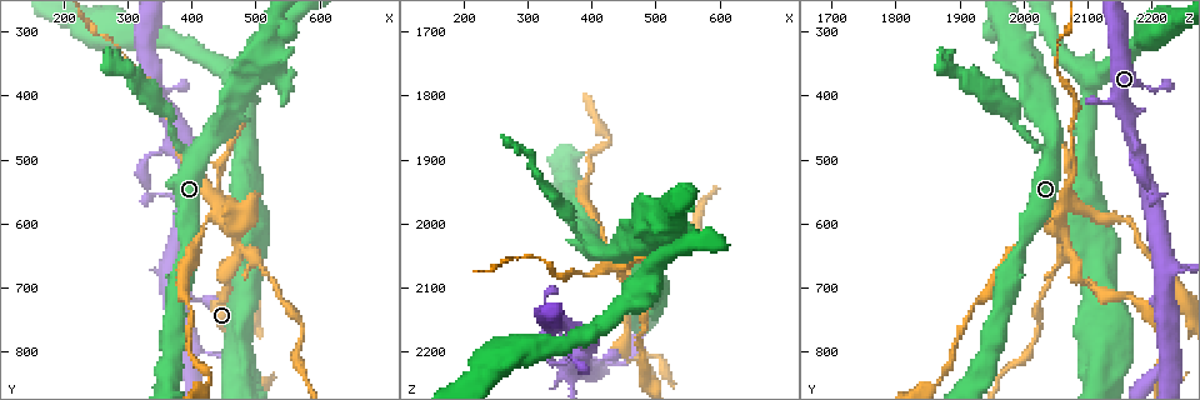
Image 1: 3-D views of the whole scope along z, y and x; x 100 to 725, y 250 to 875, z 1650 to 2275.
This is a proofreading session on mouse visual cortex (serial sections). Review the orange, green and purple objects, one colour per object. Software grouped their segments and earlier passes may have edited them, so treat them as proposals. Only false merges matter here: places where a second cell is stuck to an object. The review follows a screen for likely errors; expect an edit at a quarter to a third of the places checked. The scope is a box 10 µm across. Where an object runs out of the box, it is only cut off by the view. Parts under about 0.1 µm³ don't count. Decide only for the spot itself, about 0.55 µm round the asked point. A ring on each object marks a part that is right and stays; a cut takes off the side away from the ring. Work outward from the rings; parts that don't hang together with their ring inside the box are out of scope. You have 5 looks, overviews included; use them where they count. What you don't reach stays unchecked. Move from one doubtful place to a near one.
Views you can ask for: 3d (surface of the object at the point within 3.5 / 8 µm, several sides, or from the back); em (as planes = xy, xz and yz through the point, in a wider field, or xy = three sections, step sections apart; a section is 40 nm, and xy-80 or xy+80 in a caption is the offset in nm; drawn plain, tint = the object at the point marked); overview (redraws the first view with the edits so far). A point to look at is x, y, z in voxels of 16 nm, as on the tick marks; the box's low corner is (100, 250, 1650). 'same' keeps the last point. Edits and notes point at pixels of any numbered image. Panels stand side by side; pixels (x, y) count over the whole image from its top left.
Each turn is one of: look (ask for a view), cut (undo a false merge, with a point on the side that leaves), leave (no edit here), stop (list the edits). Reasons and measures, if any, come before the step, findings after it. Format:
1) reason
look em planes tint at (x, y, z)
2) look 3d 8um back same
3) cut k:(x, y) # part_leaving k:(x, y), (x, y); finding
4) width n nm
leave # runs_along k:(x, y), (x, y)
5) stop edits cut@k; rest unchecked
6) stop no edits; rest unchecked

thick turns thin
look 3d 8um at (370, 465, 2005)

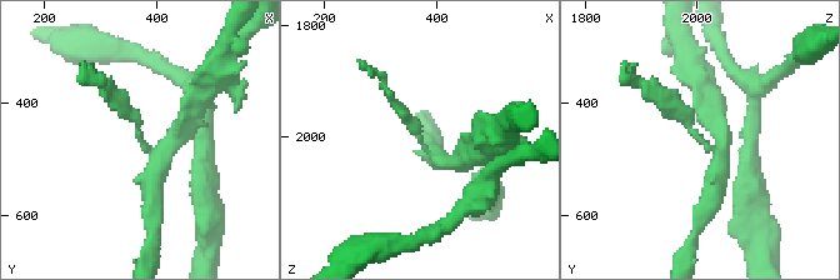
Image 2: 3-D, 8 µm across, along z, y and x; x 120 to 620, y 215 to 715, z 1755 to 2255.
zoom in
look 3d 3.5um same

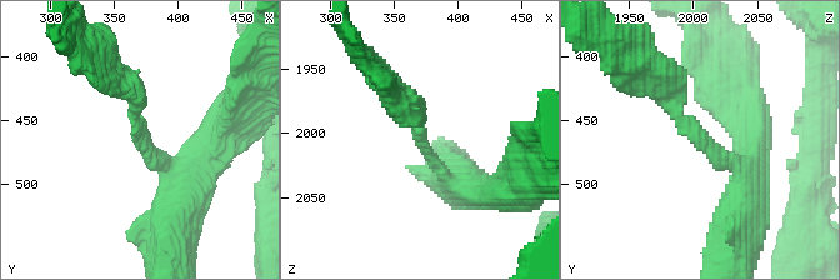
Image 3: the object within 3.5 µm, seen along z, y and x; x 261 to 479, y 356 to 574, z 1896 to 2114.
arm_widths 250, 300 nm
leave # runs_along 3:(746, 189), (681, 120), (660, 74); all the same cell

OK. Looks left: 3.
three-way junction
look 3d 8um at (470, 640, 2065)

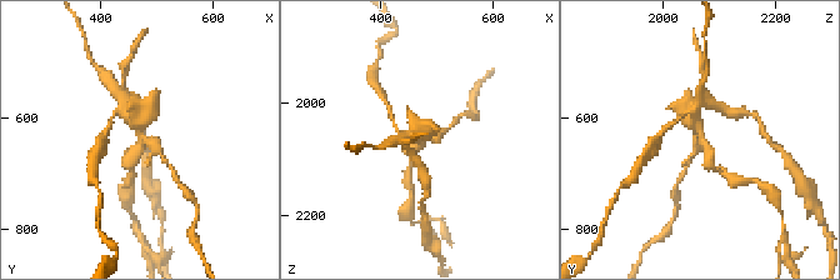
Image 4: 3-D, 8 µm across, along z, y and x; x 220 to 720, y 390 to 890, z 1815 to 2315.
shape alone is not enough
look em xy step 1 tint same

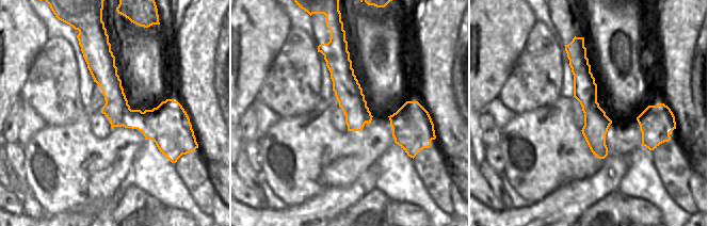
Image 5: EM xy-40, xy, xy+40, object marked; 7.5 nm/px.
cut 4:(140, 108) # part_leaving 4:(699, 130), (690, 119), (713, 101); a second cell is stuck on

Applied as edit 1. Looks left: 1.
stop edits cut@4; rest unchecked

